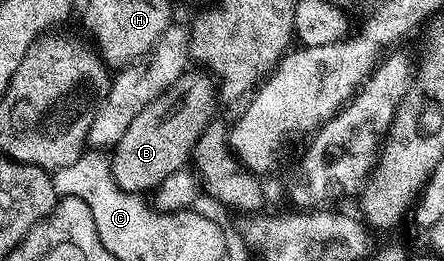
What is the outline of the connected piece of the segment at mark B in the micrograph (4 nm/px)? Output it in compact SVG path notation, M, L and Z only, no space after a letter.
M185 71L171 88L165 89L155 101L149 102L141 110L141 114L133 119L125 134L113 145L109 156L111 173L126 192L150 193L174 171L183 170L192 159L201 134L217 116L216 77L206 71L199 71Z

